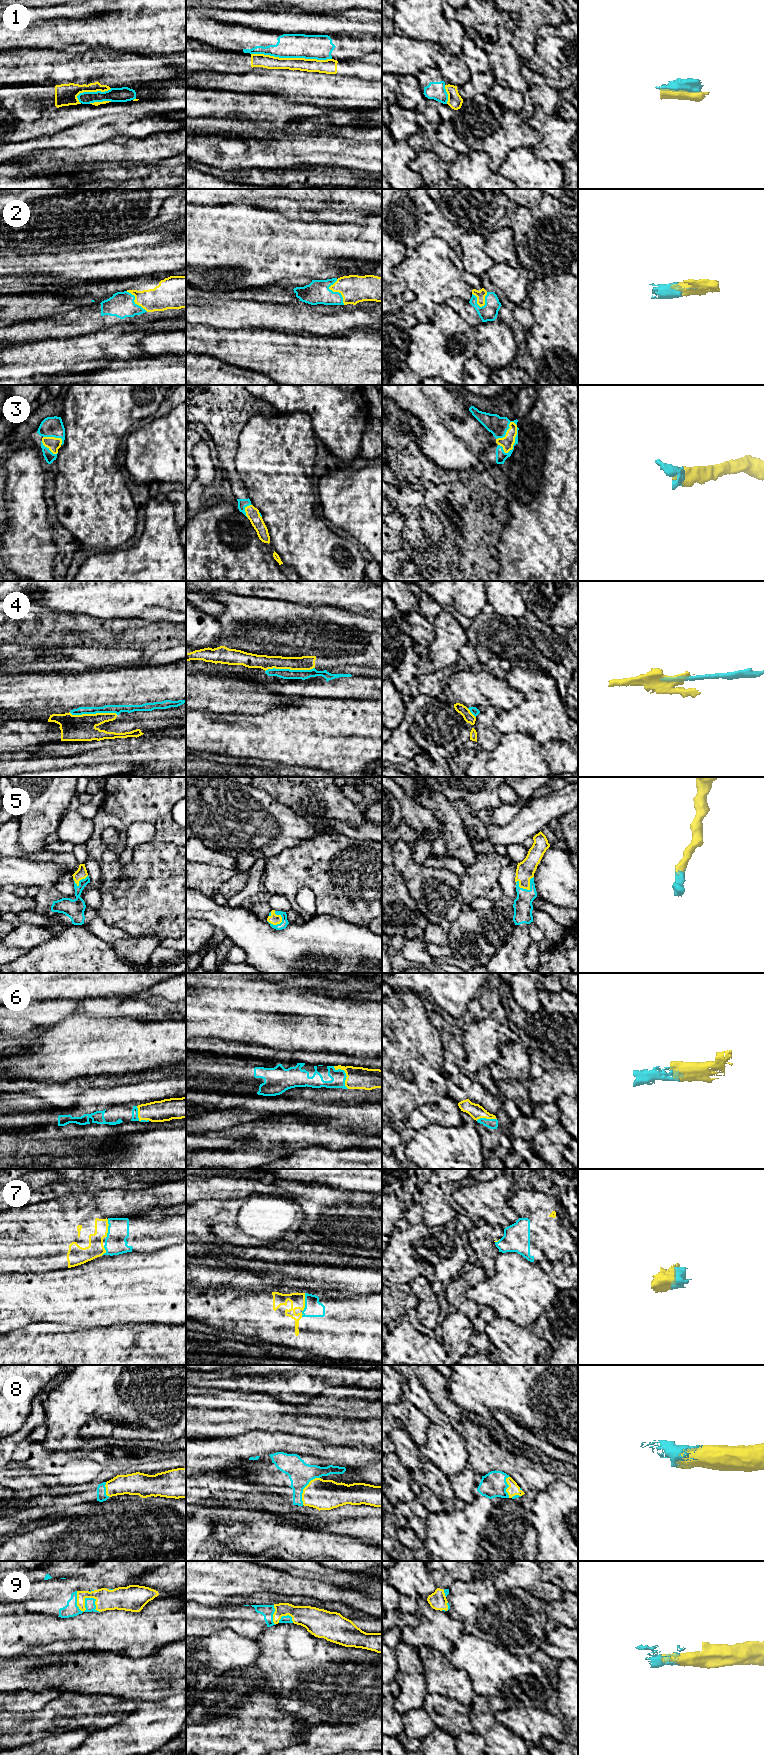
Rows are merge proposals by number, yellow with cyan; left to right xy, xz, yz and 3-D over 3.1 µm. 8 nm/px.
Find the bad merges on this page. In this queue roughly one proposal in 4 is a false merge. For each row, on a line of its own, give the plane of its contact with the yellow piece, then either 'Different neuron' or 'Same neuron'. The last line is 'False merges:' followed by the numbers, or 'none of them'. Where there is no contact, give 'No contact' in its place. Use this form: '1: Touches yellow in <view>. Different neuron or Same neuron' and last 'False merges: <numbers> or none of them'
1: Touches yellow in xz. Different neuron
2: Touches yellow in xz. Same neuron
3: Touches yellow in yz. Same neuron
4: Touches yellow in xz. Same neuron
5: Touches yellow in yz. Same neuron
6: Touches yellow in xz. Same neuron
7: Touches yellow in xz. Same neuron
8: Touches yellow in xz. Same neuron
9: Touches yellow in xy. Same neuron
False merges: 1

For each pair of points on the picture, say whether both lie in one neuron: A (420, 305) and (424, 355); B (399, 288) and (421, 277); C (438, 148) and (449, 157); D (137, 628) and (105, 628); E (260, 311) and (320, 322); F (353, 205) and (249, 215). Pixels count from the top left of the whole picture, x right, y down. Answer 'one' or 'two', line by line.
A: two
B: two
C: one
D: one
E: one
F: two

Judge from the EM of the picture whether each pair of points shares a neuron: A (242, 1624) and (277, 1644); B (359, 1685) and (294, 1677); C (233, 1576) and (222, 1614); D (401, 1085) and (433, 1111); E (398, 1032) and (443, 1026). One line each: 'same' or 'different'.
A: different
B: same
C: different
D: different
E: different

